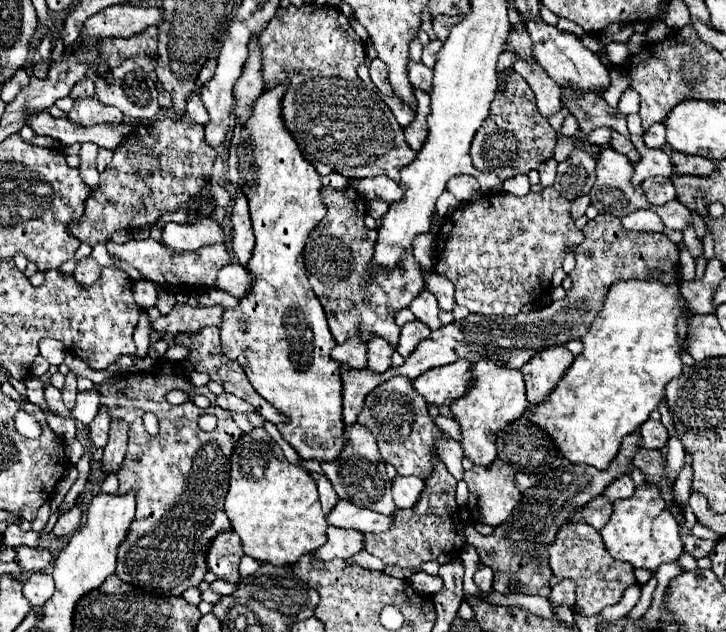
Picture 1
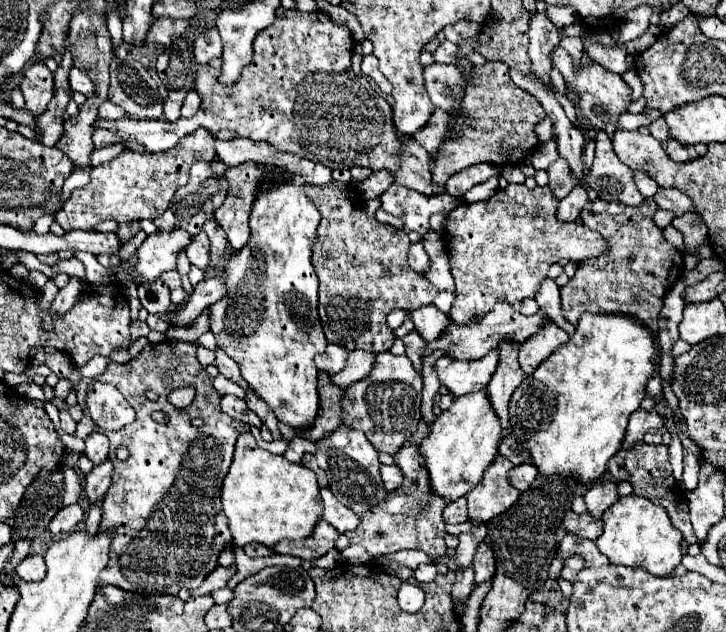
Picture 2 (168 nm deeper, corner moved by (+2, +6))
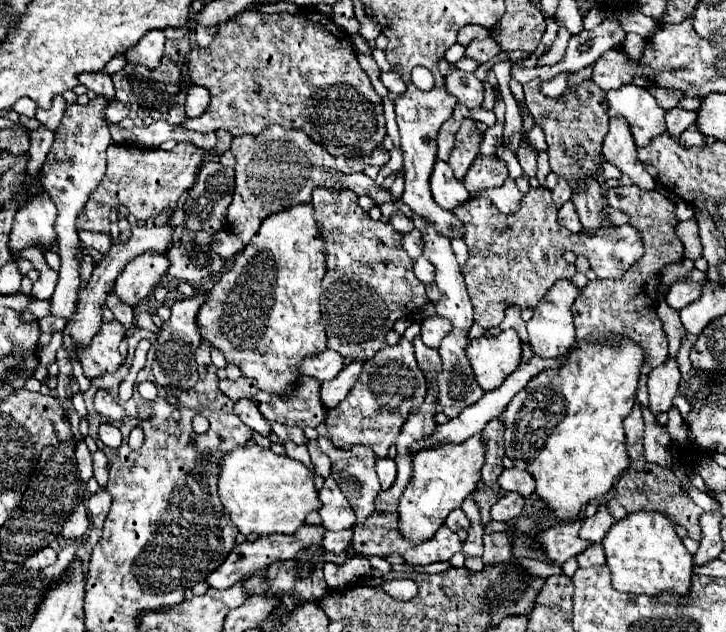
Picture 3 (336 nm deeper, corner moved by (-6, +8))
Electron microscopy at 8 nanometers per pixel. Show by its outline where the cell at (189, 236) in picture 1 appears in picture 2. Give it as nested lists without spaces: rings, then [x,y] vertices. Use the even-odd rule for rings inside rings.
[[[179,228],[171,232],[157,230],[155,234],[147,236],[137,250],[139,262],[133,266],[133,276],[135,276],[133,282],[135,284],[153,282],[163,272],[175,270],[177,254],[183,252],[191,242],[193,238],[189,236],[189,232]]]

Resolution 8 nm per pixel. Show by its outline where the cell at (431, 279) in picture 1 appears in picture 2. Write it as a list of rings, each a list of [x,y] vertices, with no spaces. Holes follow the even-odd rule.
[[[417,242],[417,244],[411,244],[411,250],[409,250],[409,266],[419,272],[419,274],[425,274],[429,270],[429,256],[427,252],[423,250],[423,244]]]

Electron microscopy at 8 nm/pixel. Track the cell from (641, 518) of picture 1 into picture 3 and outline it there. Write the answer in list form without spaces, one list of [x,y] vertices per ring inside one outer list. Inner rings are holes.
[[[659,512],[627,514],[607,532],[603,548],[615,590],[647,596],[661,596],[663,592],[673,592],[679,596],[689,594],[693,556],[685,550],[675,532],[675,524],[667,516],[661,516]]]

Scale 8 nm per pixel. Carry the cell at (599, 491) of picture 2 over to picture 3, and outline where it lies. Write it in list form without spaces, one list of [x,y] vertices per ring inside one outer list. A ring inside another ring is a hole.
[[[601,504],[599,506],[599,512],[593,518],[585,518],[583,520],[581,530],[579,530],[579,536],[581,536],[581,540],[587,540],[587,542],[595,544],[595,542],[601,542],[603,540],[603,536],[607,534],[607,530],[611,526],[613,526],[613,518],[607,512],[605,504]]]

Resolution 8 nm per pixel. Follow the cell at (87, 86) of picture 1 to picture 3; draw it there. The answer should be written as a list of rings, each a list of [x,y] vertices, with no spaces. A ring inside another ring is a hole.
[[[83,72],[79,76],[79,82],[83,86],[87,86],[89,90],[93,90],[97,96],[103,96],[105,100],[113,100],[113,82],[111,82],[111,76],[105,74],[105,72]]]

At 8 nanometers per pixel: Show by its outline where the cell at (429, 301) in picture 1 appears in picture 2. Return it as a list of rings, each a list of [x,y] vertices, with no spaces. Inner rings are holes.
[[[433,304],[429,306],[421,306],[417,310],[411,310],[411,320],[415,324],[415,330],[425,338],[425,340],[433,340],[437,338],[437,334],[441,334],[441,330],[445,328],[445,322],[449,320],[443,312],[439,312]]]

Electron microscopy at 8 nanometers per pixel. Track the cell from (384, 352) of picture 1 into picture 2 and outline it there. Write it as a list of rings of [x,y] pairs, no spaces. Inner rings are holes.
[[[353,350],[347,358],[347,366],[345,370],[333,374],[333,384],[337,386],[351,386],[353,382],[363,380],[365,376],[369,376],[369,372],[373,370],[375,364],[375,352],[367,352],[367,350]]]

